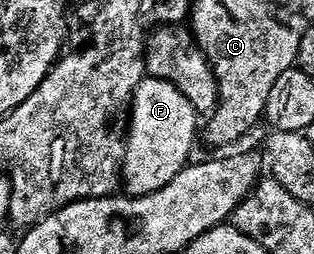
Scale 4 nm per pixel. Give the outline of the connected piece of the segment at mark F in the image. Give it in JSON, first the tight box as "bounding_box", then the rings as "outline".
{"bounding_box":[121,78,197,197],"outline":[[[147,78],[133,93],[130,114],[131,133],[125,136],[127,153],[121,156],[121,180],[132,197],[148,196],[164,188],[182,168],[188,167],[197,113],[175,84]]]}

